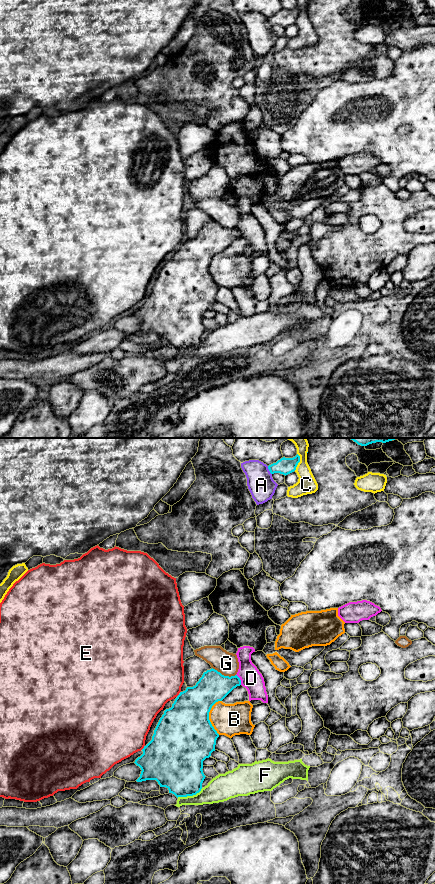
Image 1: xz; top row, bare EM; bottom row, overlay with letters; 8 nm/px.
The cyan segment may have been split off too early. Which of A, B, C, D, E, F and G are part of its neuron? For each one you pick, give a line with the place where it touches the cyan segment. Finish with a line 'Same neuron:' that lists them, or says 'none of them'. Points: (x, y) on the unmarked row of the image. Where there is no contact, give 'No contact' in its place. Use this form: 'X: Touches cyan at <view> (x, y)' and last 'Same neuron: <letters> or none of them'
Same neuron: none of them

